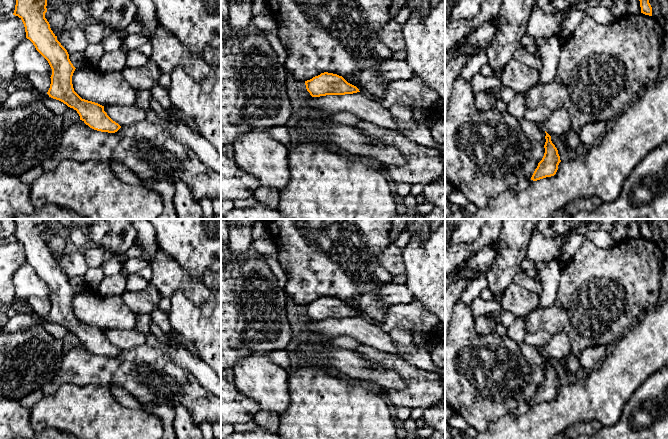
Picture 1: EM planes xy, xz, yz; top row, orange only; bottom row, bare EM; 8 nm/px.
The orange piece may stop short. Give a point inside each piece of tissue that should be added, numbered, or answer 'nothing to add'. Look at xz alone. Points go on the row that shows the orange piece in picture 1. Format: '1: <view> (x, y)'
nothing to add

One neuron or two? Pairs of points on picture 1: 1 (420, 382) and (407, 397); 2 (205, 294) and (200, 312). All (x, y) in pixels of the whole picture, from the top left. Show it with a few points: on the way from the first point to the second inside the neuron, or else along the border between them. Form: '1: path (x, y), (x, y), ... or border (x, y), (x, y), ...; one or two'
1: path (418, 386), (411, 393); one
2: border (182, 291), (195, 303), (203, 303), (210, 299); two

